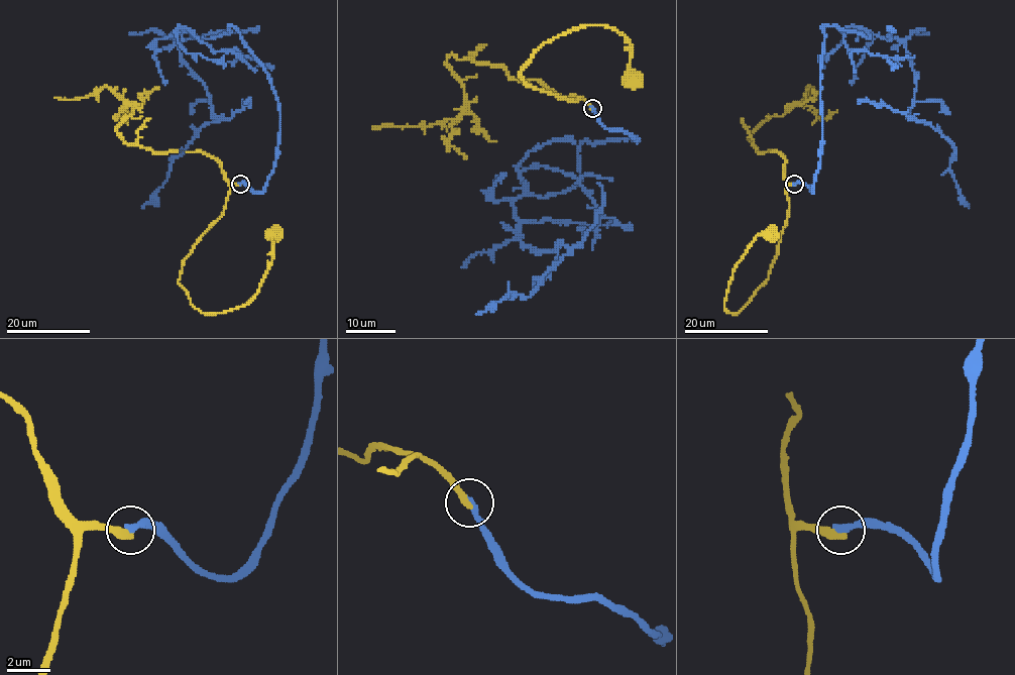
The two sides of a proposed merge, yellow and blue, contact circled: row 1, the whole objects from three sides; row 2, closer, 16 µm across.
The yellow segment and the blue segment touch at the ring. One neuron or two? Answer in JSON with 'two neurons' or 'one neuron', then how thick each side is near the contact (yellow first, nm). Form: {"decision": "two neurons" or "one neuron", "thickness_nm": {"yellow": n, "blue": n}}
{"decision": "two neurons", "thickness_nm": {"yellow": 380, "blue": 320}}

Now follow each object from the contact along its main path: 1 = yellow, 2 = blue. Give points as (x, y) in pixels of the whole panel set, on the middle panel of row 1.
1: (591, 108), (580, 97), (560, 98), (534, 89), (519, 71), (546, 41), (601, 24), (630, 42), (634, 79)
2: (591, 108), (639, 141), (580, 144), (577, 184), (513, 202), (522, 243), (569, 250), (531, 295), (476, 314)

